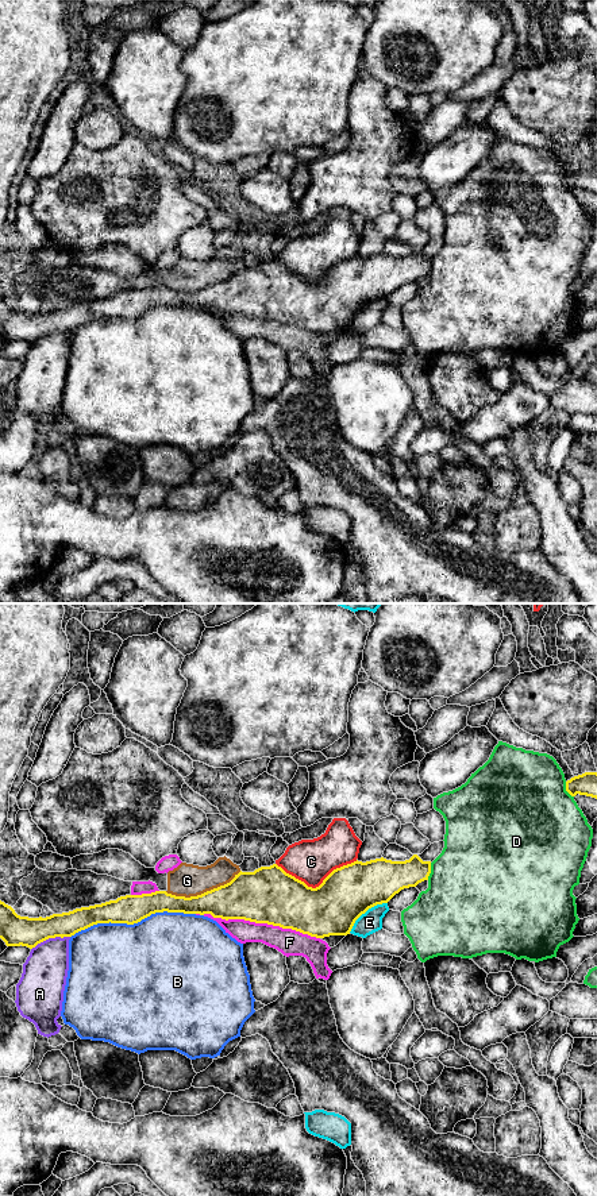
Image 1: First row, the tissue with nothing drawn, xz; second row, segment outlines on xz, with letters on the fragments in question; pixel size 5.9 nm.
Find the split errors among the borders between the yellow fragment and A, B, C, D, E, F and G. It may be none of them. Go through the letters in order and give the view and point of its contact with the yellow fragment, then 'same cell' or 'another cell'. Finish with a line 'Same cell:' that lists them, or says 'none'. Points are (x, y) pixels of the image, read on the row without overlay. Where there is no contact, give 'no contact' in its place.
A: meets yellow in xz at (50, 332); another cell
B: meets yellow in xz at (133, 319); another cell
C: meets yellow in xz at (316, 282); another cell
D: meets yellow in xz at (430, 266); another cell
E: meets yellow in xz at (365, 307); another cell
F: meets yellow in xz at (261, 317); another cell
G: meets yellow in xz at (204, 288); another cell
Same cell: none

